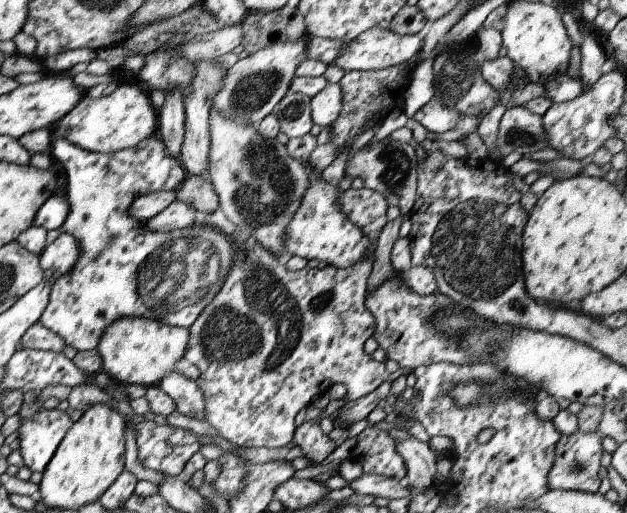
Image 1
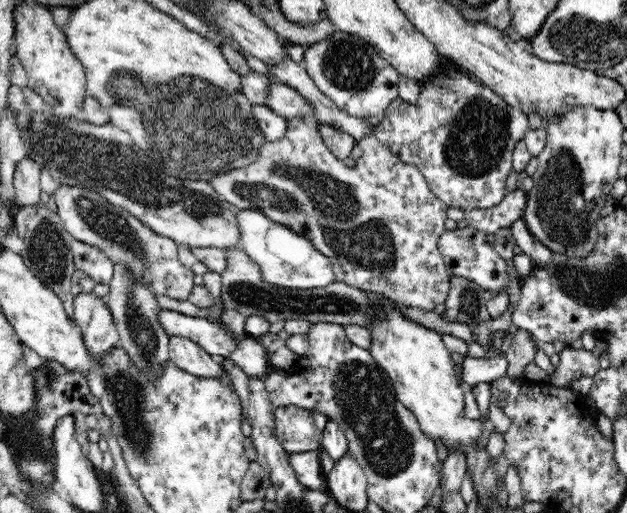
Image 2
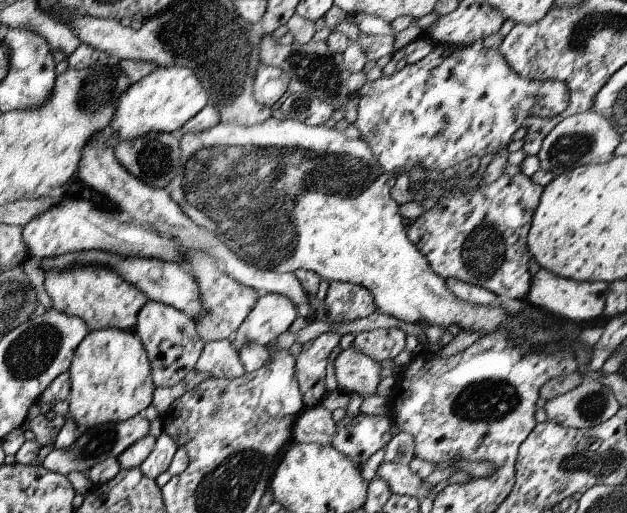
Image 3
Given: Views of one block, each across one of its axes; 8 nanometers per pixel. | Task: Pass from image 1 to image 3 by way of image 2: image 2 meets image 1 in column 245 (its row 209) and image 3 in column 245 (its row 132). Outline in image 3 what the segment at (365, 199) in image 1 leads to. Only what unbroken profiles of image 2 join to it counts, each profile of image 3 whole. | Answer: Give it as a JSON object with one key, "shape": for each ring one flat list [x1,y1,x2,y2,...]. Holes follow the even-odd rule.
{"shape":[[179,244,179,250,181,266,194,278,198,288,200,315,196,316,197,336,205,343,211,340,230,340,244,318,254,309,258,293,230,277,203,249,185,249]]}

